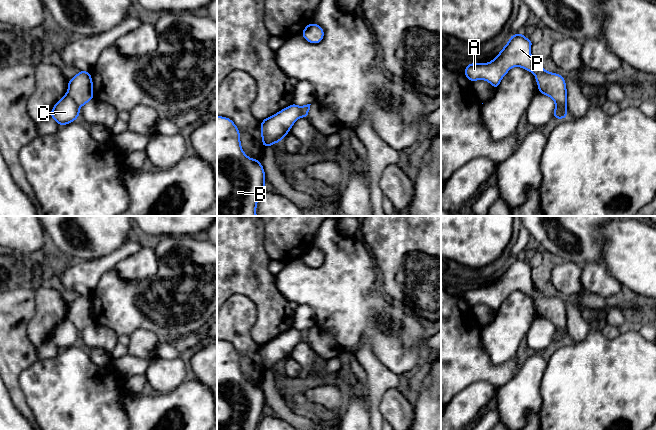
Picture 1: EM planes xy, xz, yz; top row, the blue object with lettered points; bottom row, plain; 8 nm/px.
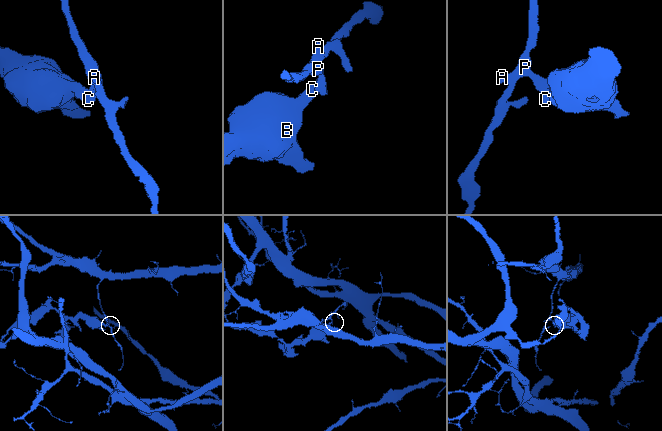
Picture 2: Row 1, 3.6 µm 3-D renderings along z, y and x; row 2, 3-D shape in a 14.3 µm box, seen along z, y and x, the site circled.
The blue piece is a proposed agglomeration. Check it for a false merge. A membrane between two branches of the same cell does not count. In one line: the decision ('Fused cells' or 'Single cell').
Fused cells

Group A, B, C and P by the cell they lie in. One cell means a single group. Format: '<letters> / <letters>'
A P / B C

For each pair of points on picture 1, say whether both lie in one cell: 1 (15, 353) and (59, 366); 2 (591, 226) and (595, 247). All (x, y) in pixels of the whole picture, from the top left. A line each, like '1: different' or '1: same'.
1: different
2: same

